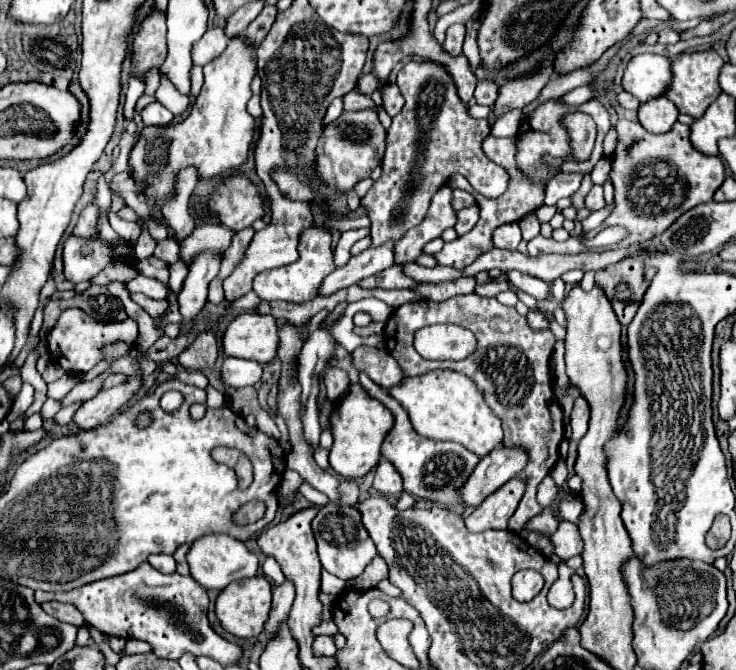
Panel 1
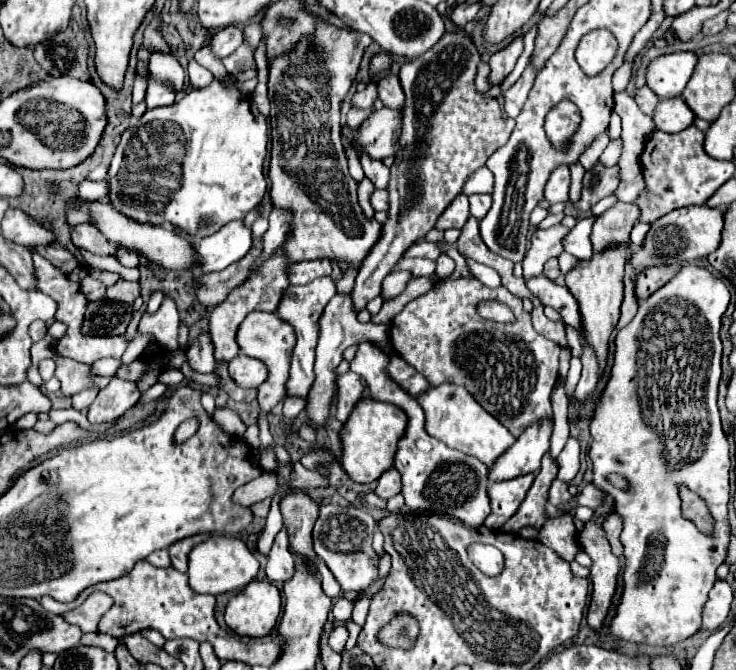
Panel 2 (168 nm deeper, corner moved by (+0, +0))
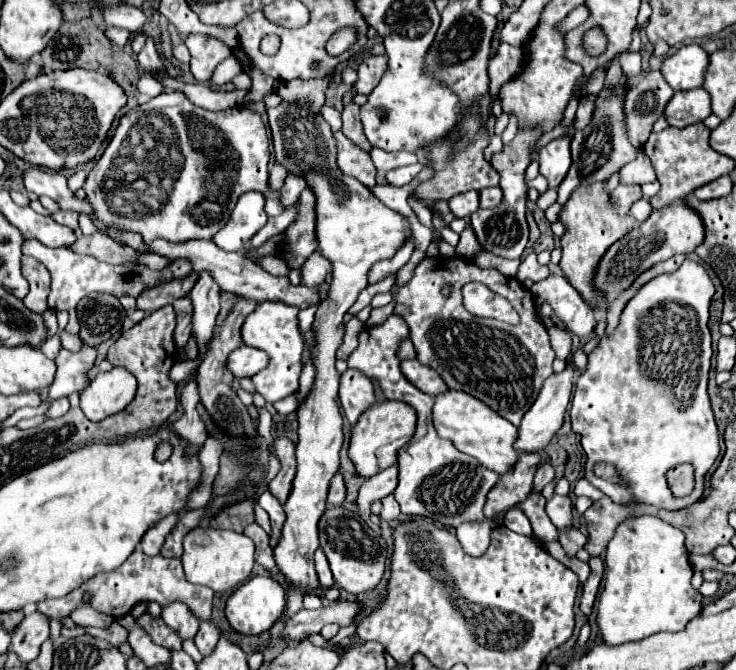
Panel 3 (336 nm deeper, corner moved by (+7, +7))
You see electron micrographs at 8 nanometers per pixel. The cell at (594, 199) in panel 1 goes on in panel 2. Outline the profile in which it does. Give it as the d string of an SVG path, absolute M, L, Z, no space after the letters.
M598 160L592 170L584 174L582 180L582 196L578 202L574 202L574 208L580 212L588 212L596 202L600 202L604 196L612 194L620 184L620 166L602 166Z

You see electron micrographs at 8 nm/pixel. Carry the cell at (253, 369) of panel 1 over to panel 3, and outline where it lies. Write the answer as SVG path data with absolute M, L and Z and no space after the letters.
M241 345L227 357L227 369L237 377L253 377L261 369L267 367L267 355L259 349L251 349L247 345Z

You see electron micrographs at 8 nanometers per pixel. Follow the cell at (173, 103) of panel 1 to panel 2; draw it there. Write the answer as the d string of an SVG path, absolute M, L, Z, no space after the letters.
M154 50L150 54L150 74L158 80L170 80L176 92L180 92L184 86L184 70L172 54Z

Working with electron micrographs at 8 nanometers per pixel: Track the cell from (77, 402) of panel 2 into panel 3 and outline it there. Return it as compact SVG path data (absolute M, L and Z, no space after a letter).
M61 397L61 399L57 399L57 401L53 401L51 403L51 407L49 407L49 411L47 411L47 417L59 417L59 415L65 415L69 411L69 397Z

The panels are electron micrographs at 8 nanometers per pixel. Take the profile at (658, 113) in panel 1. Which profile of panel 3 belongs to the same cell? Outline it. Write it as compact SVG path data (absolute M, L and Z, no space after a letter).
M691 89L691 91L679 91L671 97L671 101L665 107L665 119L673 127L687 127L691 123L699 123L705 117L711 115L709 107L709 95L703 89Z

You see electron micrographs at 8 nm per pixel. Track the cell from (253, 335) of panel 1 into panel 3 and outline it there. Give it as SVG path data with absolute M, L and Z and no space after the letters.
M265 301L257 305L255 311L251 311L243 321L243 327L241 327L243 343L249 347L257 347L269 355L269 365L251 378L257 393L263 395L267 403L275 403L291 395L299 387L303 339L297 327L297 313L299 313L297 307Z

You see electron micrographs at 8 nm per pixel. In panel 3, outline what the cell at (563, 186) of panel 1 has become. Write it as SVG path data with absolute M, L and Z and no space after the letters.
M559 137L551 143L547 143L541 151L539 151L539 173L547 179L549 187L557 187L571 165L571 153L569 153L569 137Z

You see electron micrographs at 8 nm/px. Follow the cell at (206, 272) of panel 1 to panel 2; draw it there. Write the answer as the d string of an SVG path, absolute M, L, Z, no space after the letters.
M242 220L226 224L218 234L202 238L198 242L198 268L202 274L224 270L226 266L244 258L252 244L252 230Z

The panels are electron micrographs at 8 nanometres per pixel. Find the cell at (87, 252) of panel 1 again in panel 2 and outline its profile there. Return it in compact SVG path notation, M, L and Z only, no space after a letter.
M76 224L72 230L72 242L80 248L92 250L94 254L112 254L118 250L118 246L110 244L92 224Z

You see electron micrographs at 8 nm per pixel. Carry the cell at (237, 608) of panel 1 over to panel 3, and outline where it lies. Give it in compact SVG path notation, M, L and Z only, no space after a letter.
M263 575L249 579L239 589L233 591L233 595L227 599L225 605L225 617L235 631L243 635L259 635L271 629L271 625L279 619L283 609L285 609L285 589L275 579Z

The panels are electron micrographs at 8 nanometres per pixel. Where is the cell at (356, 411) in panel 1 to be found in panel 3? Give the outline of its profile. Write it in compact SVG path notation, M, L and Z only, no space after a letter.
M377 401L373 403L357 423L351 427L351 441L349 441L349 459L353 461L357 475L367 479L375 473L391 467L397 463L399 447L407 445L415 429L415 409L401 401Z

